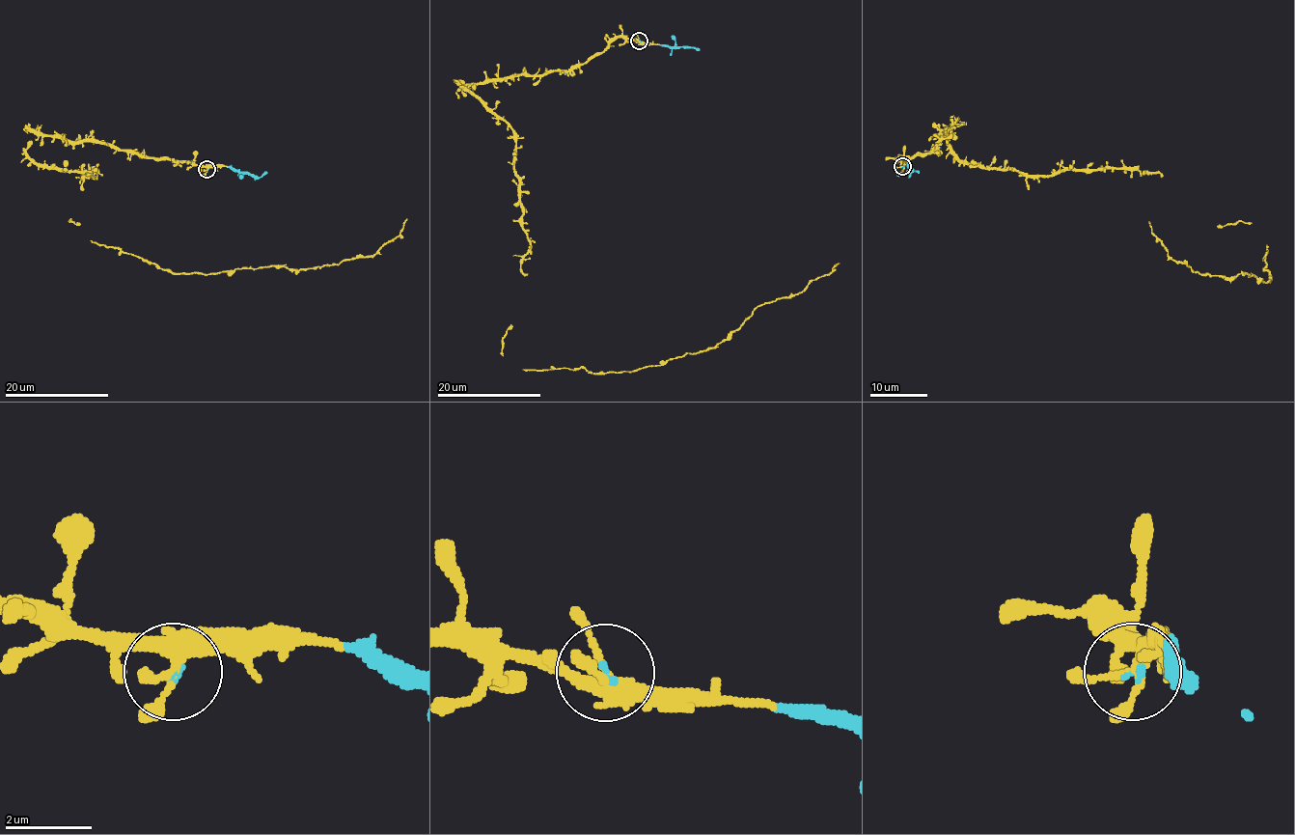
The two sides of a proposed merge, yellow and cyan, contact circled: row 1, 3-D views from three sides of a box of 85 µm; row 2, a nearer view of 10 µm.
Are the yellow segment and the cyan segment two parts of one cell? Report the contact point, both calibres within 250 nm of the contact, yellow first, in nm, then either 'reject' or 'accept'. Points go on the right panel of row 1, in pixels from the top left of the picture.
(902, 166) | 320/90 nm | accept

